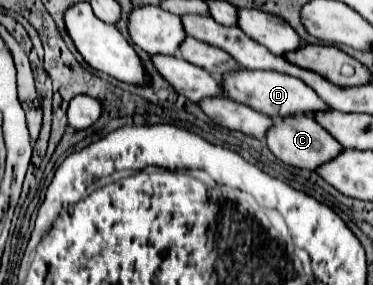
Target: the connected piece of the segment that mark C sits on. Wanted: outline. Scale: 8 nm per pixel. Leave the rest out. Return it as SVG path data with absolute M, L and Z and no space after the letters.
M288 117L282 121L274 121L274 127L266 135L268 149L286 165L316 171L320 165L332 161L342 153L342 145L326 131L314 117Z

